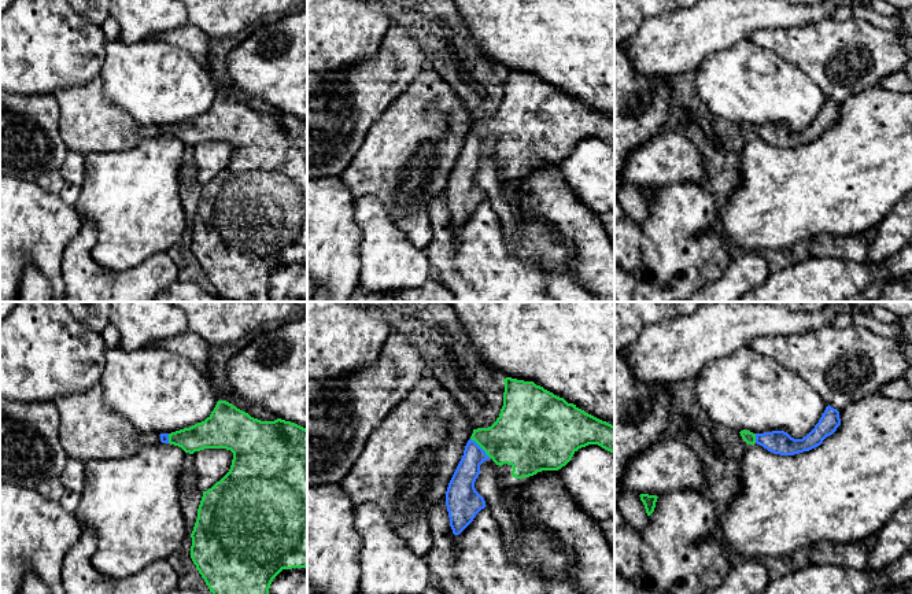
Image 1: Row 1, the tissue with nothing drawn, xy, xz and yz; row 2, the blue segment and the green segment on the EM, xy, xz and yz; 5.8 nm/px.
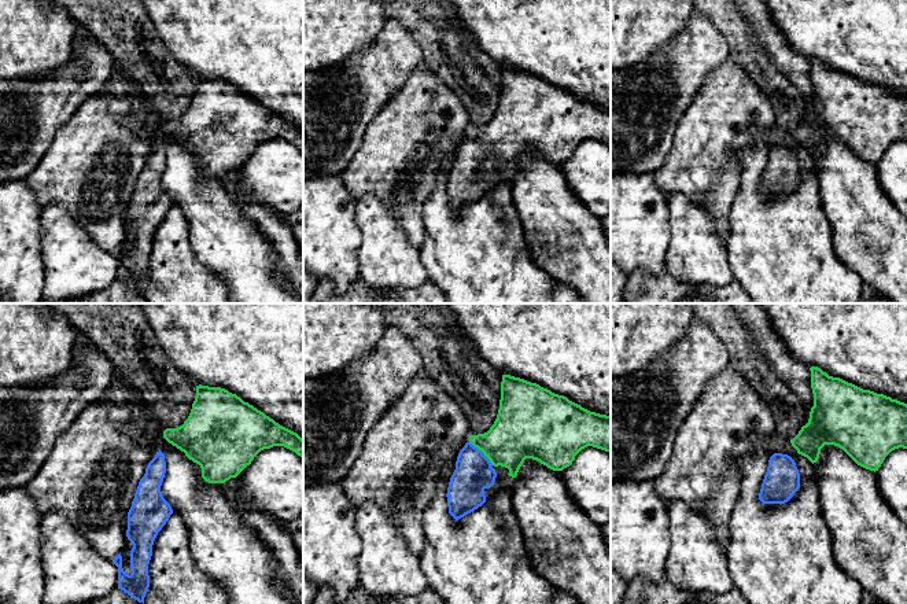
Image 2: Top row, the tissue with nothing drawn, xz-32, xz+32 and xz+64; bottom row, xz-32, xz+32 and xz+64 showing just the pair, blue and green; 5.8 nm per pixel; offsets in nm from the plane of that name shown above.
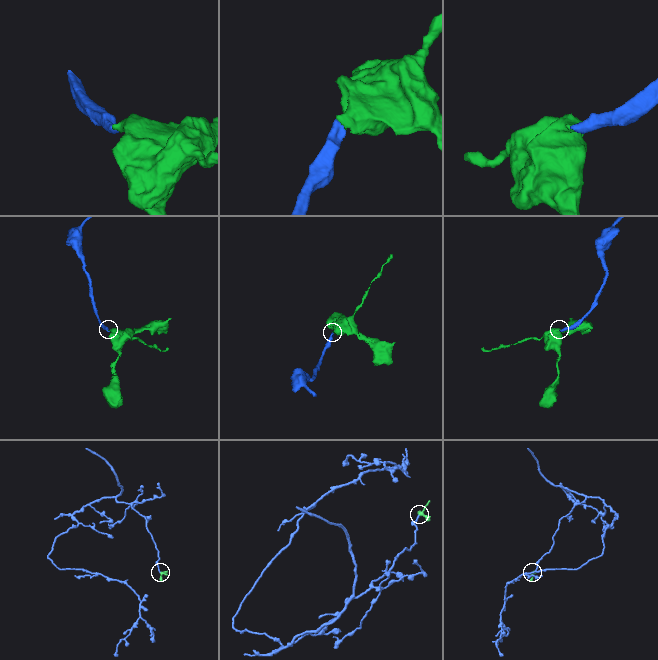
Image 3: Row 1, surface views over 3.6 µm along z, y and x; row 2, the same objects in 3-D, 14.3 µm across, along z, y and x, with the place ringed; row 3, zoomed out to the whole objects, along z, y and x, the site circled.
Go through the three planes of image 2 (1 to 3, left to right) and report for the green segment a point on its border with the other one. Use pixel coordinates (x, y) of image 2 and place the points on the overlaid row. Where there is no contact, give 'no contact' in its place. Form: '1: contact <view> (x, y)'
1: no contact
2: contact xz+32 (482, 452)
3: no contact

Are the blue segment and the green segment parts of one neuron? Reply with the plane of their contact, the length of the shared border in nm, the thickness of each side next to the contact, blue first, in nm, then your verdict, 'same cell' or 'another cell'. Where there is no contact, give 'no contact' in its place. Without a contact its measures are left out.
meets blue in xz; contact 170 nm long; 140 nm thick on the blue side, 360 nm on the other; same cell

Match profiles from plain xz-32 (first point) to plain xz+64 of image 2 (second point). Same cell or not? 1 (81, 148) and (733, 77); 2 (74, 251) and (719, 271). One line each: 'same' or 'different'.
1: same
2: same

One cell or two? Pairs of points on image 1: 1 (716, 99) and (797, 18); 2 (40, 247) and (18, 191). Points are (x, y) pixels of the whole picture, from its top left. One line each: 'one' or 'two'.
1: two
2: one

